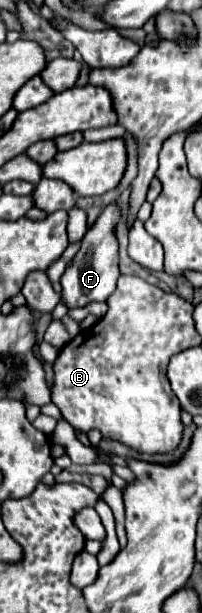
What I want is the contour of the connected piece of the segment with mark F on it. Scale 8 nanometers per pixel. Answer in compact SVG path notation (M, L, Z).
M111 204L97 218L97 222L87 230L81 250L73 258L73 266L67 268L61 278L61 286L63 286L61 300L67 308L101 302L101 300L107 300L109 294L113 294L117 286L117 278L119 278L119 246L117 246L117 238L113 232L117 220L119 220L119 208Z

